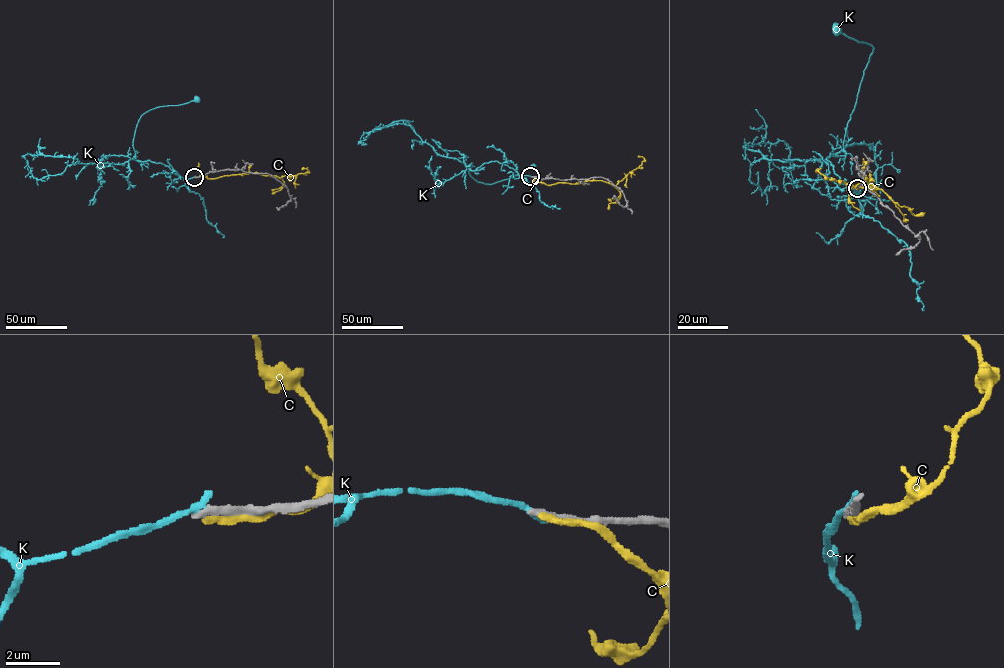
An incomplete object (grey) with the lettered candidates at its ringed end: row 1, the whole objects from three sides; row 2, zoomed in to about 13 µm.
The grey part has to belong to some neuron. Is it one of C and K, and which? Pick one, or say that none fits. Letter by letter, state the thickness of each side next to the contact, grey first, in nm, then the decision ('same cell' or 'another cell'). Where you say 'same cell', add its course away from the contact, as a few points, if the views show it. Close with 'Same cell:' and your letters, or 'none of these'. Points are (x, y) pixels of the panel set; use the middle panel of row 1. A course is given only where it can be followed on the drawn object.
C: 260 nm thick on the grey side, 360 nm on the other; another cell
K: 280 nm thick on the grey side, 280 nm on the other; another cell
Same cell: none of these

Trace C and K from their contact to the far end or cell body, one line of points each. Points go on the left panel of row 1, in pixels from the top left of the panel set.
C: (196, 177), (217, 178), (257, 172), (282, 177), (308, 172), (302, 169)
K: (194, 177), (182, 177), (161, 163), (137, 161), (133, 140), (139, 119), (149, 110), (197, 99)

